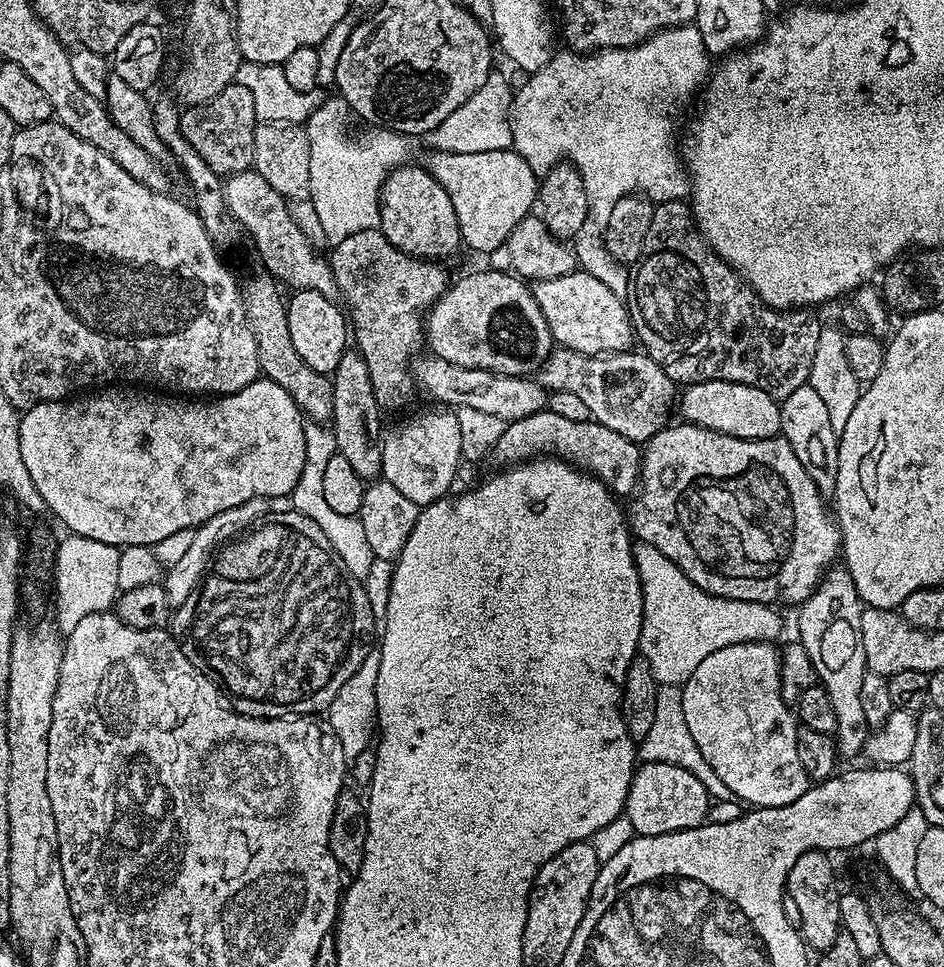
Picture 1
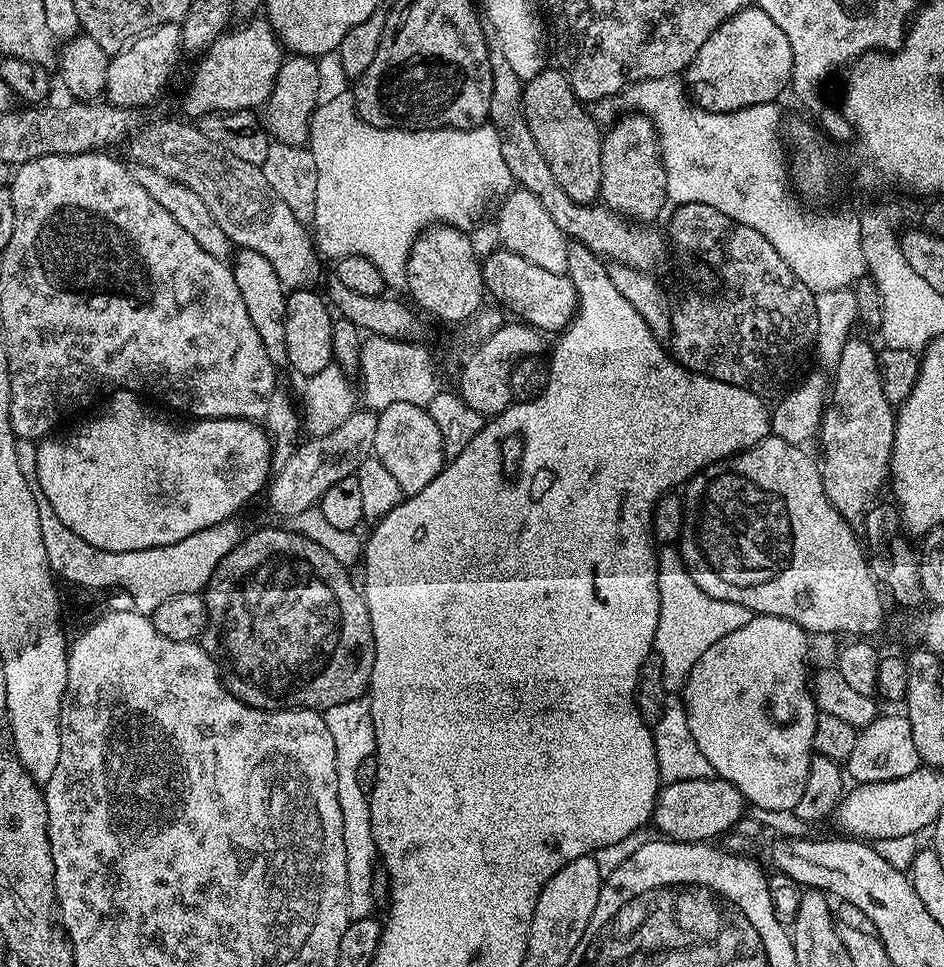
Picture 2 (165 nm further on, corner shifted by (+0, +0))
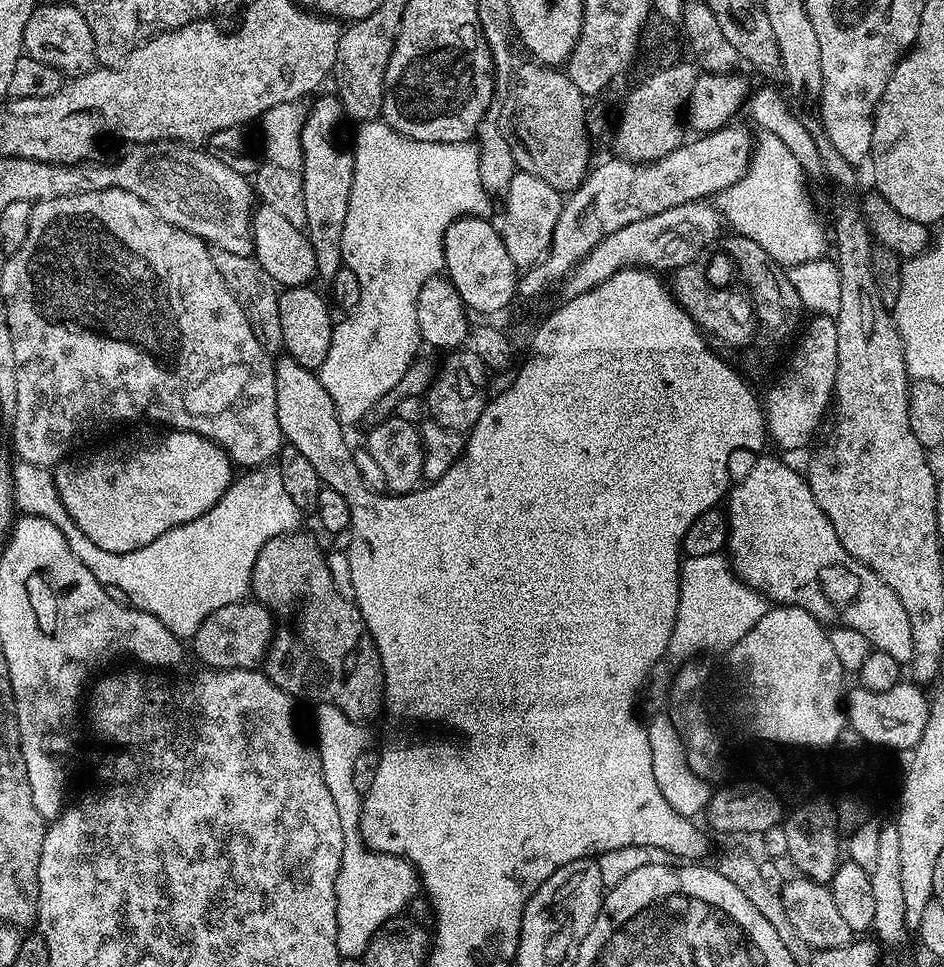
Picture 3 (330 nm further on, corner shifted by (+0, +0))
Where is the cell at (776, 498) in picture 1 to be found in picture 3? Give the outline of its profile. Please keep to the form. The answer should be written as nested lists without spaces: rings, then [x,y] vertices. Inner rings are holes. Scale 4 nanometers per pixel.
[[[761,455],[759,457],[761,460],[745,474],[744,480],[738,481],[737,484],[735,481],[731,485],[726,497],[726,505],[728,504],[728,508],[726,507],[728,518],[726,555],[731,563],[733,572],[740,577],[740,581],[743,584],[749,584],[756,592],[762,593],[773,605],[804,608],[815,620],[820,621],[825,626],[839,626],[858,630],[858,634],[863,634],[872,644],[875,651],[890,654],[890,658],[894,658],[900,665],[907,665],[914,654],[914,637],[910,635],[910,618],[906,618],[906,609],[902,607],[902,602],[898,602],[898,594],[894,594],[894,590],[890,590],[890,586],[886,586],[886,582],[882,582],[882,578],[878,578],[878,574],[874,574],[874,570],[870,570],[862,562],[854,559],[842,546],[842,542],[838,542],[838,534],[834,534],[834,526],[830,526],[830,518],[826,518],[826,514],[822,514],[822,510],[816,504],[816,499],[810,490],[807,479],[801,473],[799,476],[790,465],[783,464],[782,461],[775,460],[772,456],[763,456]]]

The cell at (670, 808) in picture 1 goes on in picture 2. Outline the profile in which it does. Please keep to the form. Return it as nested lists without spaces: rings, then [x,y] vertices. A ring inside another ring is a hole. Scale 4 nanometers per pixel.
[[[694,778],[686,782],[664,784],[656,796],[651,823],[661,837],[679,840],[682,844],[712,842],[731,833],[745,819],[744,795],[730,782],[719,778]]]

